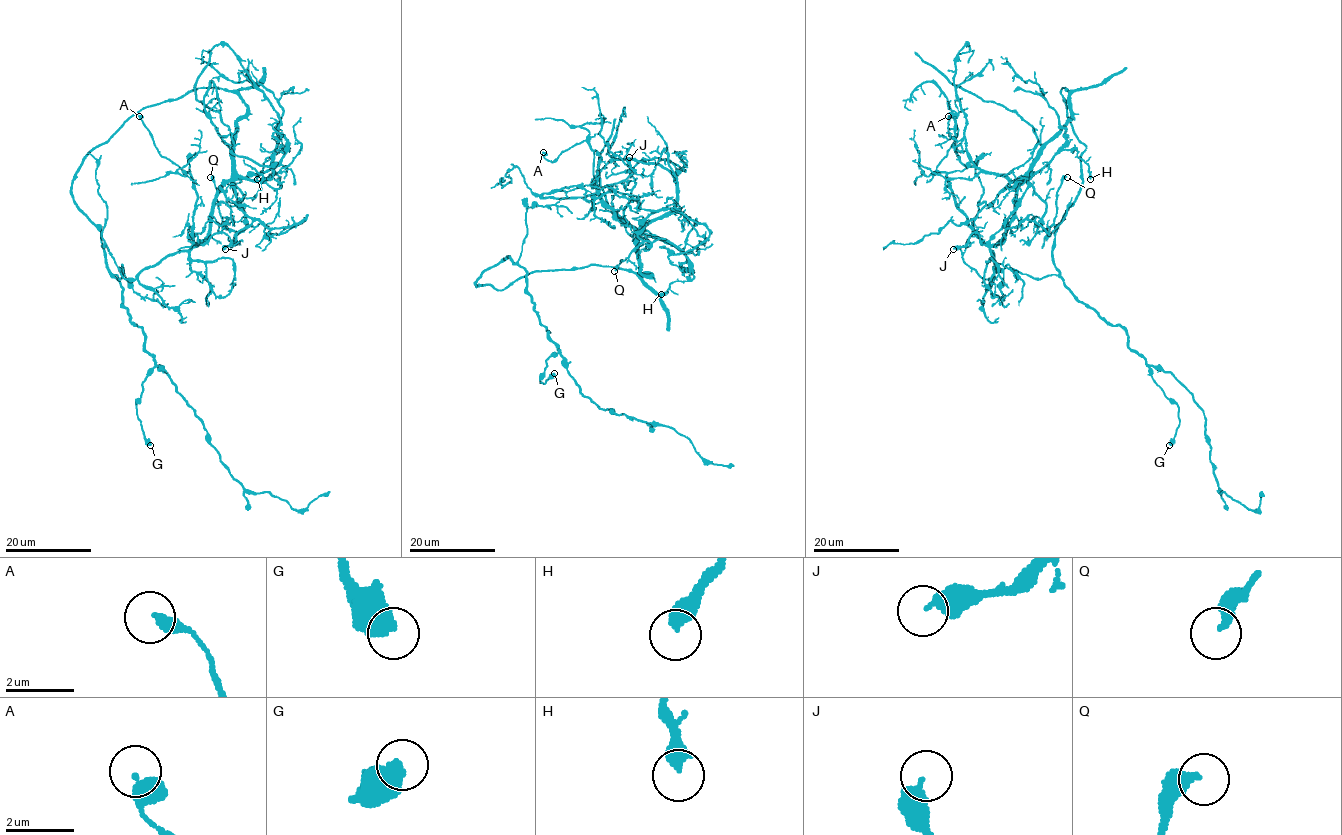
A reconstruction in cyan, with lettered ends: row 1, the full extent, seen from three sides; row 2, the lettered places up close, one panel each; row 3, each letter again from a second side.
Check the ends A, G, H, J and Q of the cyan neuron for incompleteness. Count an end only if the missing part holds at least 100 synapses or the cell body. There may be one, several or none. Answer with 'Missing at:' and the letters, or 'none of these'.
Missing at: none of these

